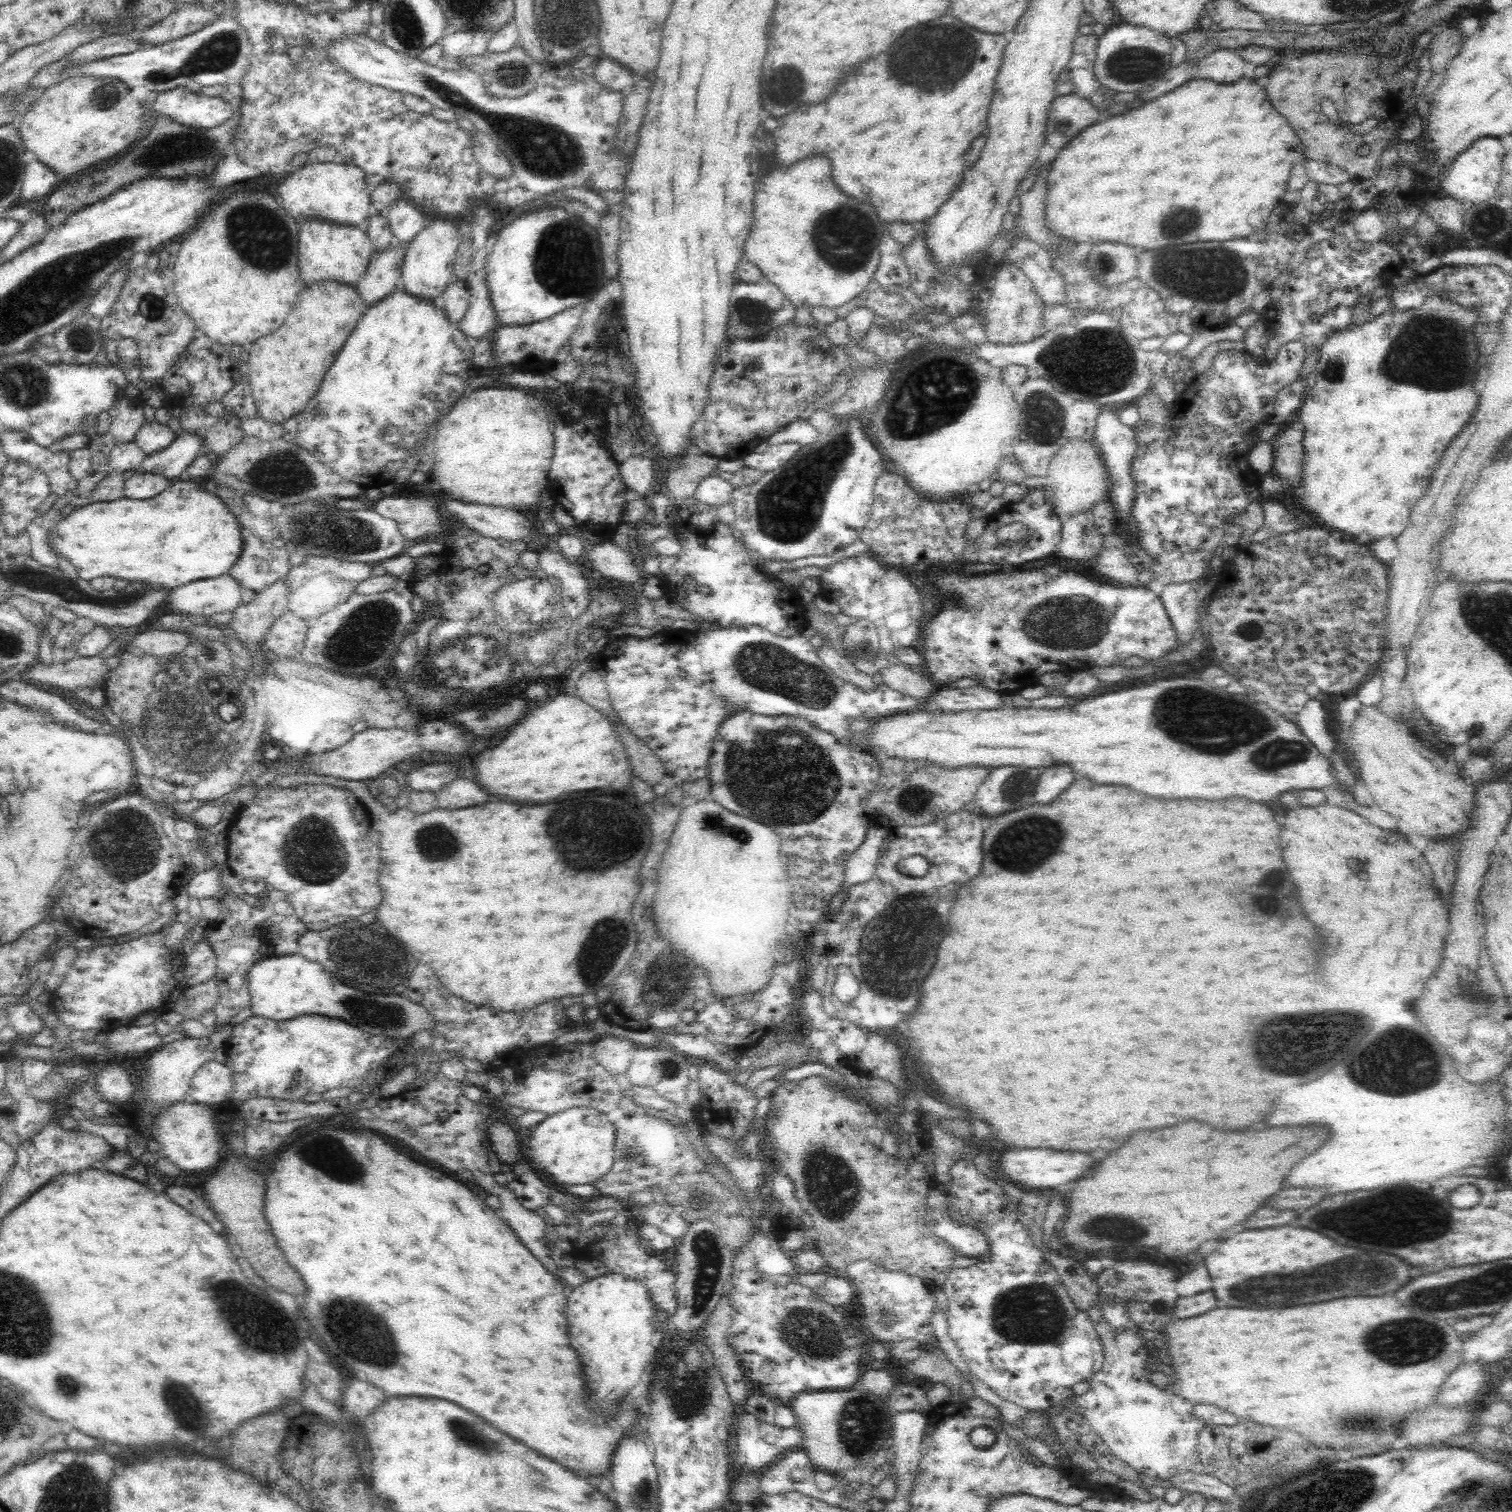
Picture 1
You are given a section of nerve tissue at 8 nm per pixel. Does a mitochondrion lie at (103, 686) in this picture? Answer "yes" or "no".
no

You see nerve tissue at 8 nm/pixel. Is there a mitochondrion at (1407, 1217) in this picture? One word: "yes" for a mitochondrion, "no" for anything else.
yes

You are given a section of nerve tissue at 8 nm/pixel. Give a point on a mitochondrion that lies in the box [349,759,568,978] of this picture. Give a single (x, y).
(435, 841)

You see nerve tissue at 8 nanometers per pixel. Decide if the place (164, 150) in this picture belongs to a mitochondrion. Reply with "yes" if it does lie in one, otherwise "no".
yes

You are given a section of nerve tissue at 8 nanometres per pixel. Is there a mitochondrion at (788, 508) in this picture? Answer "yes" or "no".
yes

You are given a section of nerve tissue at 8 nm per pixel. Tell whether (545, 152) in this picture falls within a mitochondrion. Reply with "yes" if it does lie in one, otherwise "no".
yes

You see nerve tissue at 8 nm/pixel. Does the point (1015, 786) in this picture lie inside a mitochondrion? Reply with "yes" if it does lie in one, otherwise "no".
yes

